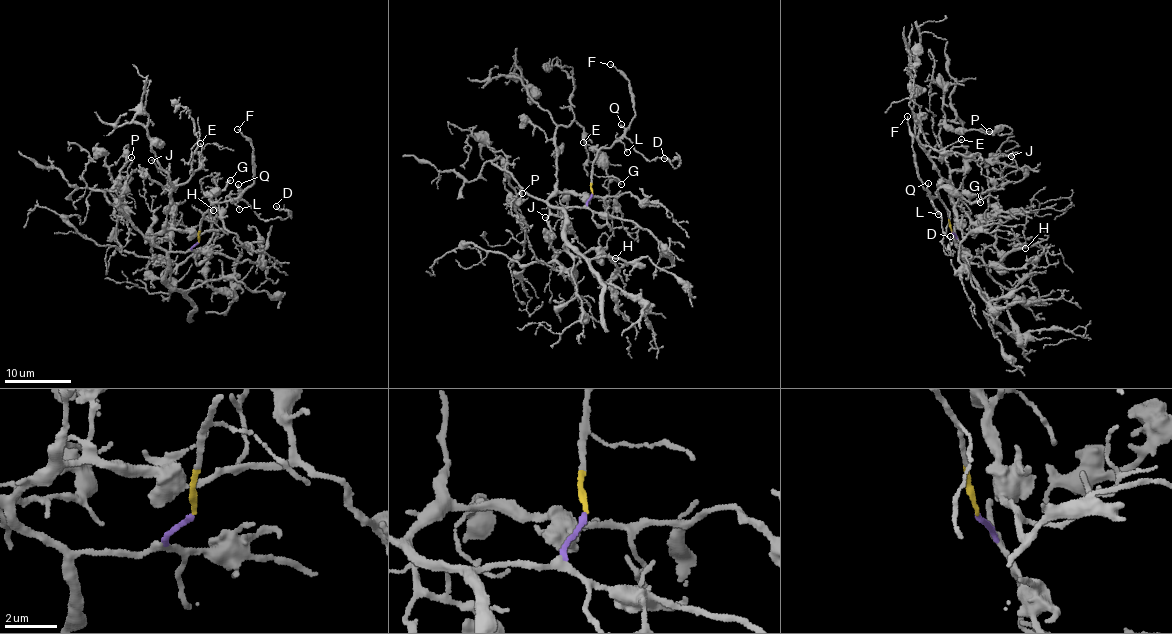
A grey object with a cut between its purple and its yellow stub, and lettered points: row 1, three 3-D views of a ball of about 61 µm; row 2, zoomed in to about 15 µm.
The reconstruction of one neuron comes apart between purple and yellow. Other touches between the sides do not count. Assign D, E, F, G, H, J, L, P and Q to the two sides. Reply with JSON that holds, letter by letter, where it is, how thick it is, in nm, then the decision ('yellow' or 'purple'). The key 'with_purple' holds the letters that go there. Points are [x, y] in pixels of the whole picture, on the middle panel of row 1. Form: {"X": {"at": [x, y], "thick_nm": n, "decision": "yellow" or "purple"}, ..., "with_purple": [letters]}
{"D": {"at": [664, 158], "thick_nm": 100, "decision": "yellow"}, "E": {"at": [583, 142], "thick_nm": 110, "decision": "purple"}, "F": {"at": [610, 64], "thick_nm": 120, "decision": "yellow"}, "G": {"at": [621, 184], "thick_nm": 200, "decision": "yellow"}, "H": {"at": [615, 258], "thick_nm": 70, "decision": "purple"}, "J": {"at": [545, 217], "thick_nm": 110, "decision": "purple"}, "L": {"at": [627, 152], "thick_nm": 150, "decision": "yellow"}, "P": {"at": [522, 193], "thick_nm": 90, "decision": "purple"}, "Q": {"at": [621, 124], "thick_nm": 110, "decision": "yellow"}, "with_purple": ["E", "H", "J", "P"]}

